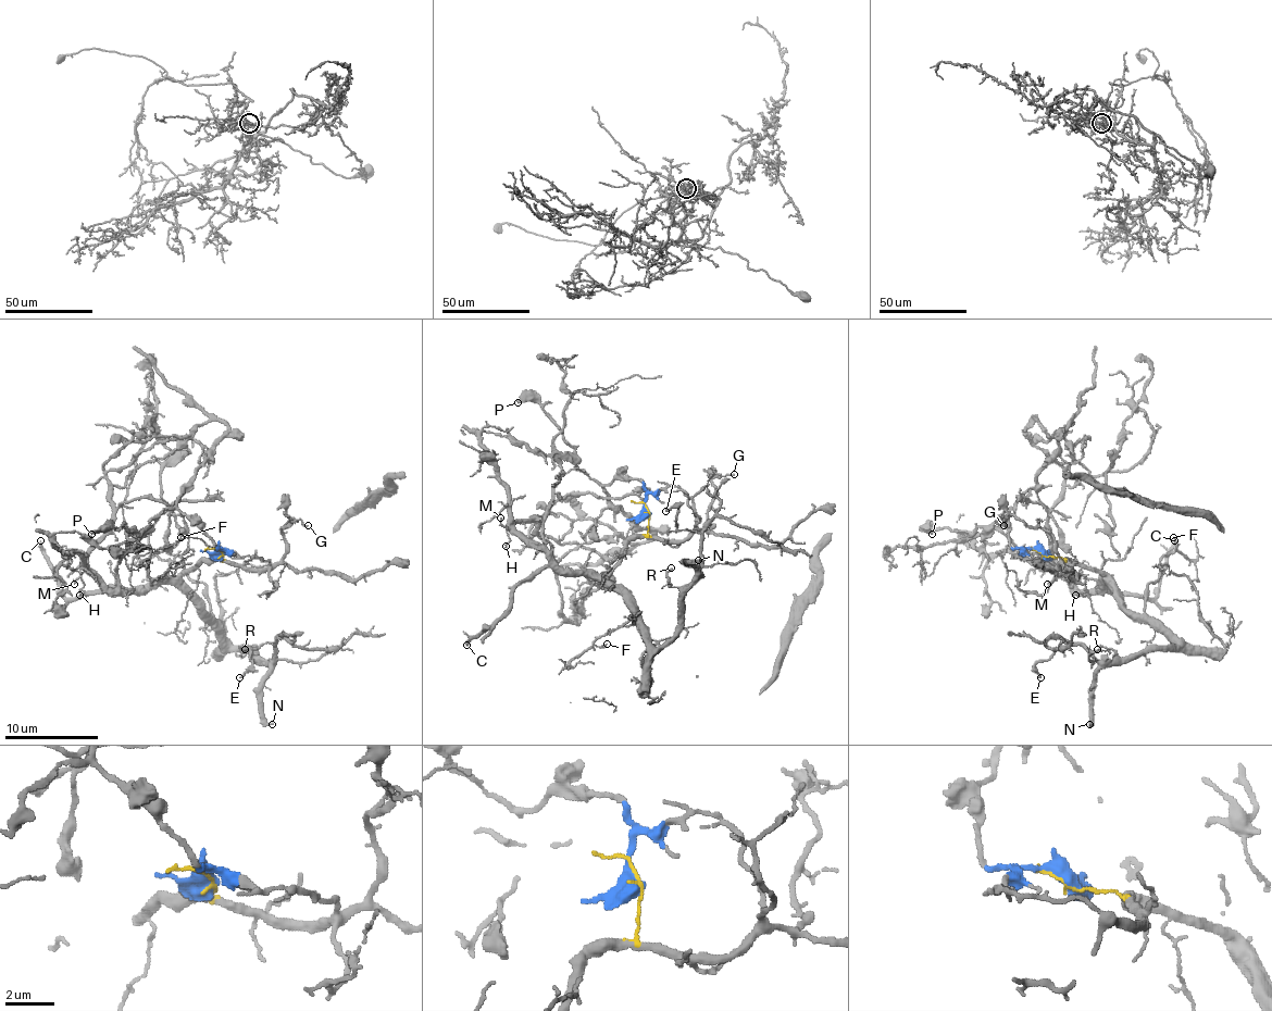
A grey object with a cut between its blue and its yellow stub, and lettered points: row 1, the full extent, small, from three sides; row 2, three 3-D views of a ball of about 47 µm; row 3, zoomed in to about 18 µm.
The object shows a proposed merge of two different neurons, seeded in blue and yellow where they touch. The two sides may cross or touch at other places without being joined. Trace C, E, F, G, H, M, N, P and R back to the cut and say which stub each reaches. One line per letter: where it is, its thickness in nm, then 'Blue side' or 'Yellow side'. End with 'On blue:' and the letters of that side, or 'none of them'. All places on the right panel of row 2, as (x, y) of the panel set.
C: Place: (1174, 540). Thickness 240 nm. Yellow side
E: Place: (1040, 677). Thickness 170 nm. Yellow side
F: Place: (1173, 537). Thickness 110 nm. Yellow side
G: Place: (1004, 525). Thickness 110 nm. Yellow side
H: Place: (1075, 595). Thickness 90 nm. Yellow side
M: Place: (1047, 584). Thickness 140 nm. Yellow side
N: Place: (1089, 724). Thickness 340 nm. Yellow side
P: Place: (932, 534). Thickness 320 nm. Blue side
R: Place: (1097, 649). Thickness 140 nm. Yellow side
On blue: P

